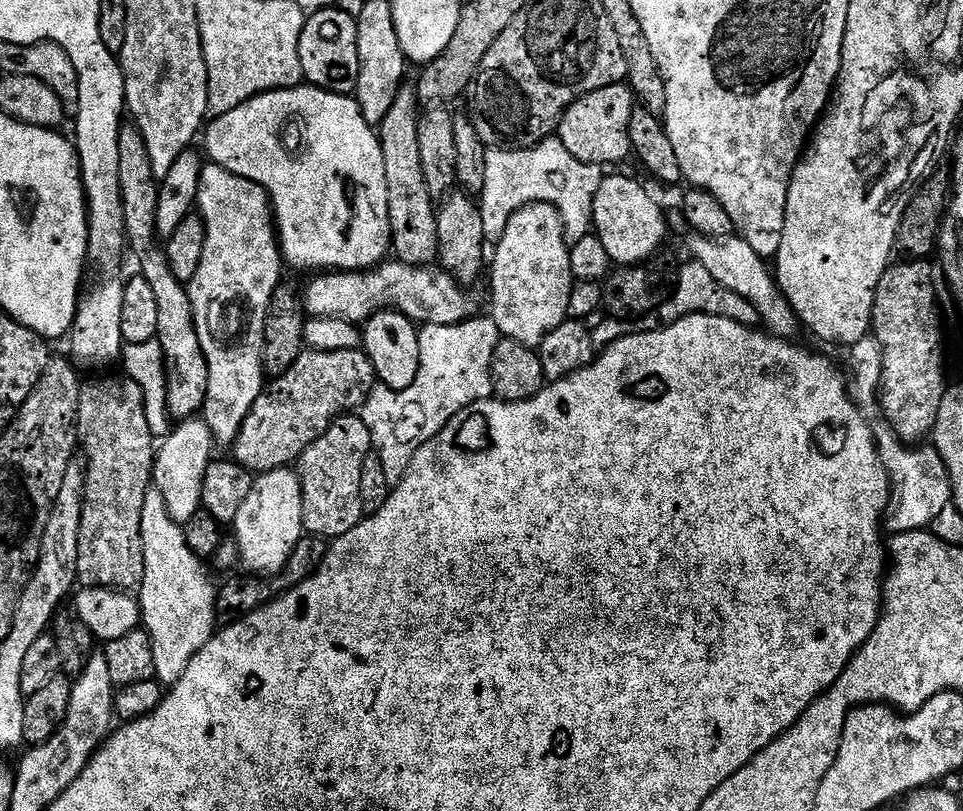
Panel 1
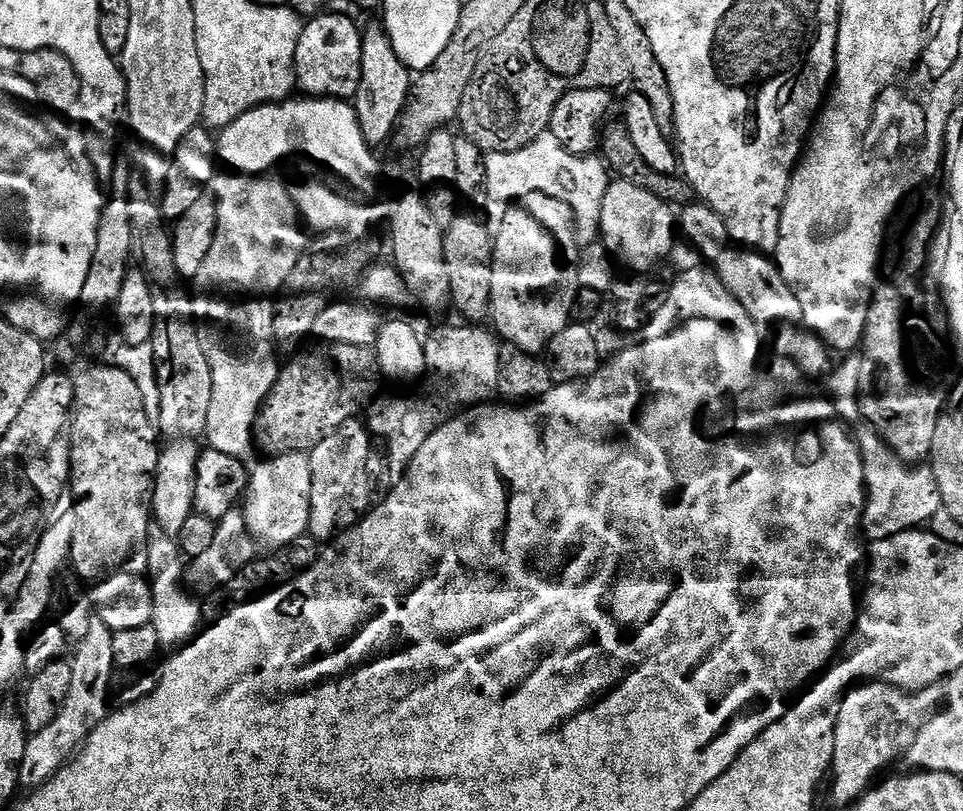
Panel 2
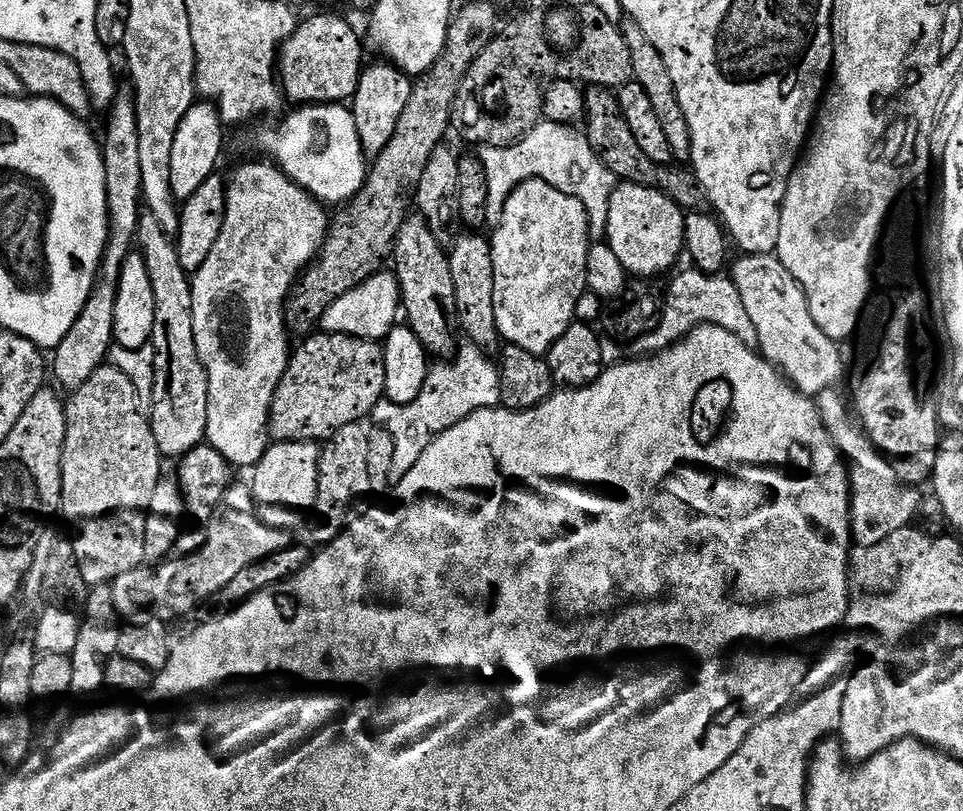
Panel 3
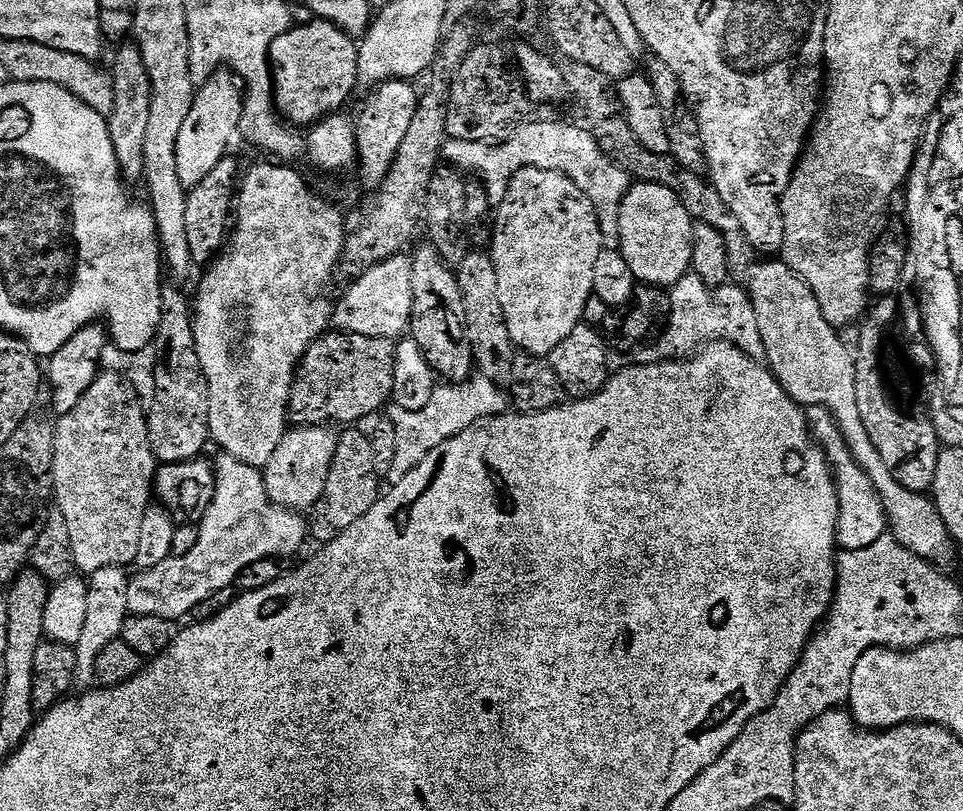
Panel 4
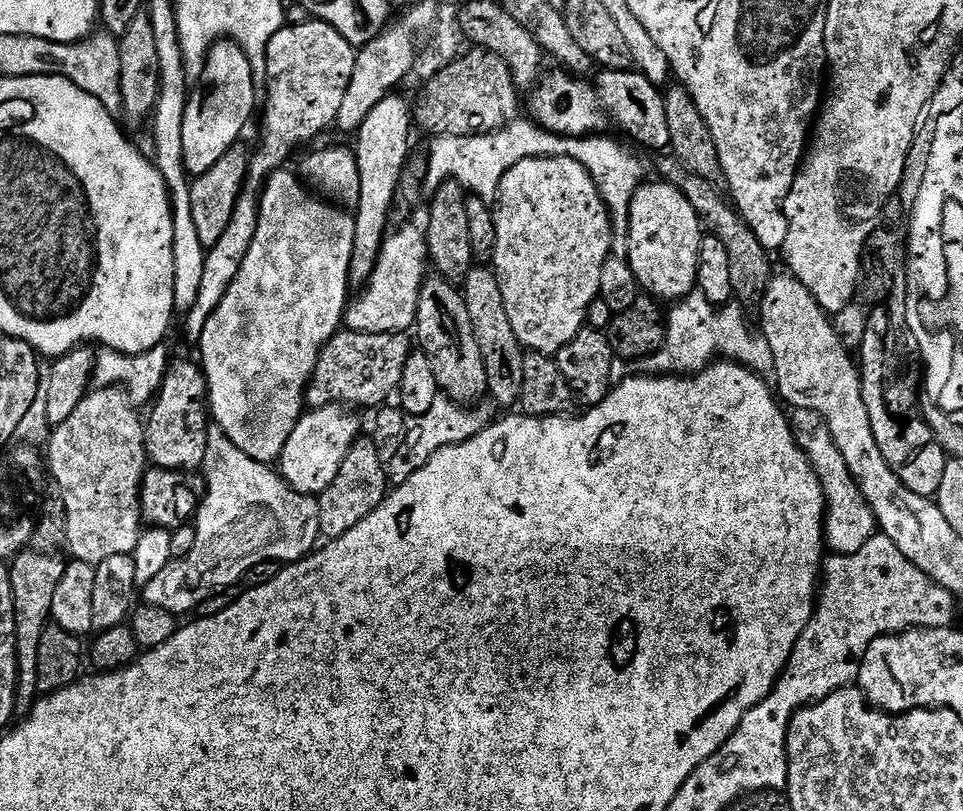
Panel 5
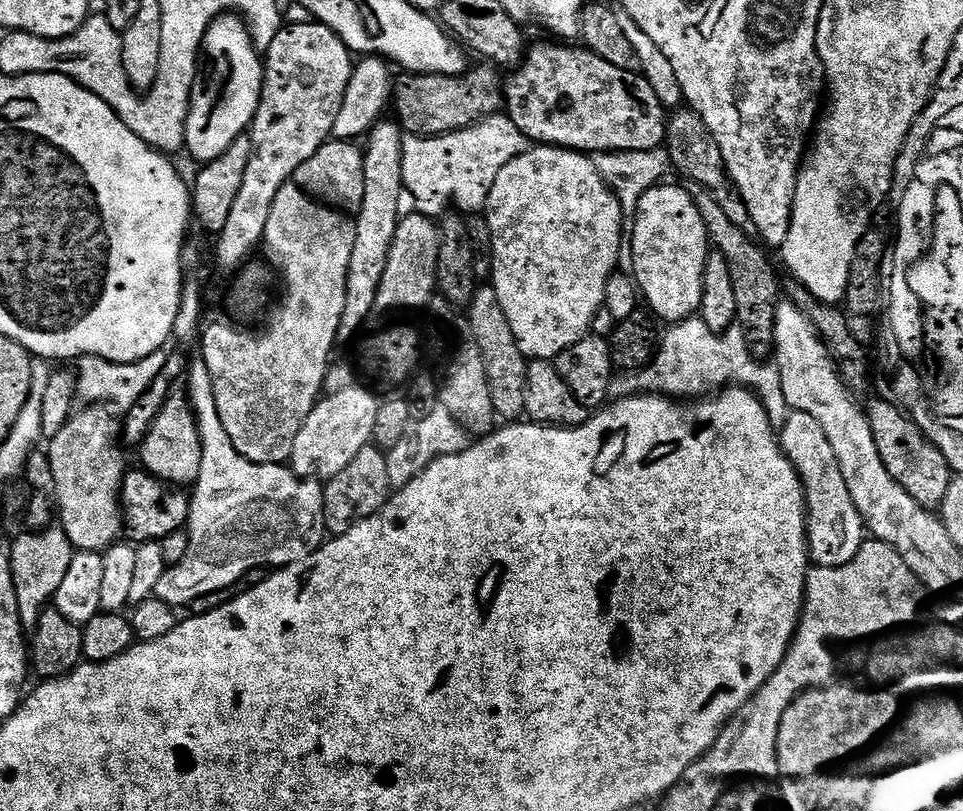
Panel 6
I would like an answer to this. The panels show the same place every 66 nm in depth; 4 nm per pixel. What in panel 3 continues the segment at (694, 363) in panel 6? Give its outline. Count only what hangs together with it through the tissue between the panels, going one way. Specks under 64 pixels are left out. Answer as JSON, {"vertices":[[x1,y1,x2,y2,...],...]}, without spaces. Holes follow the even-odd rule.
{"vertices":[[688,266,685,272,679,272,671,277,672,285,670,283,667,285,664,310,660,314,658,326,642,338,627,341,629,357,639,358,660,352,671,344,677,344,703,324,730,330,730,334,737,336,743,344,749,346,756,344,754,322,750,322,750,314,746,314,746,306,742,306,742,298,738,294,736,285,727,275,700,272,695,266]]}

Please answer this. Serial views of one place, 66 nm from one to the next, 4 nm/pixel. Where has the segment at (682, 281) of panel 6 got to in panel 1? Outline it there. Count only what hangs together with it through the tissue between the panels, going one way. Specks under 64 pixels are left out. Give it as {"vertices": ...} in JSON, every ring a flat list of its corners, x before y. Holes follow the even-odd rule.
{"vertices":[[608,176,601,179,592,203,592,228,594,234,606,246,606,254,612,259,613,265,627,266,643,264,657,255,660,243,668,232,668,224,664,221,664,212,656,205,656,200,636,180,628,176]]}

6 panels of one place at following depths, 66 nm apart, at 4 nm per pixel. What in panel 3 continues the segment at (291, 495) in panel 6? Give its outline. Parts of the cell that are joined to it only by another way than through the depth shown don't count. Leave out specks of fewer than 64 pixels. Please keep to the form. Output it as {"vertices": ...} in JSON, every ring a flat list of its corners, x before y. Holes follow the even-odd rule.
{"vertices":[[233,483,232,489,226,494,224,504,215,520,207,525,208,538,206,544,194,554,169,558,155,566,141,566,130,570,130,574,122,574,113,580,110,587,116,614,121,621,129,625,148,623,151,620,171,621,171,616,184,616,195,610,199,604,207,602,211,596,219,597,223,593,226,582,232,581,241,570,246,570,254,562,288,547,289,533,283,528,271,528,260,516,256,499,252,496,251,487,247,483]]}

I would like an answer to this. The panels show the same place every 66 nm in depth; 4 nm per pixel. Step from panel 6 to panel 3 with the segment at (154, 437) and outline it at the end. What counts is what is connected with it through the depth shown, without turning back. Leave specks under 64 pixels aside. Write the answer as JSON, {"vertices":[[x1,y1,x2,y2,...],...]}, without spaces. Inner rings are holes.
{"vertices":[[151,214,141,215,138,246,148,264,151,285,154,286,156,329,152,331,150,347,154,353,154,390,150,401,150,419,154,442,158,442,161,457,182,458,190,450,205,443,208,421,208,375,200,361,194,342,194,302,190,273,182,266,176,240,168,235]]}

